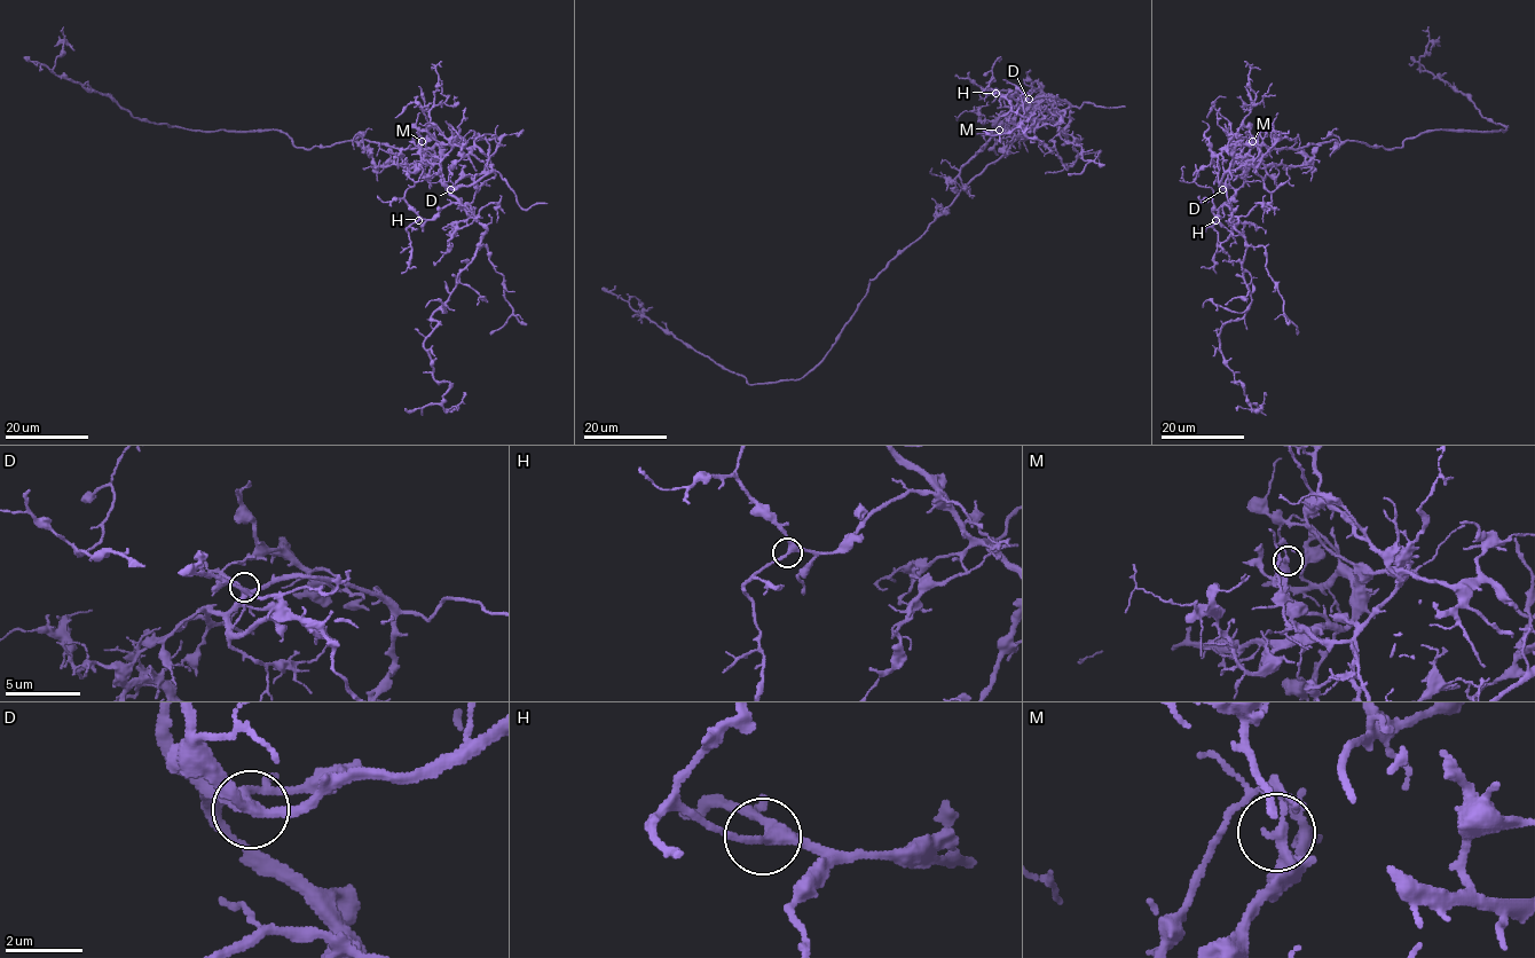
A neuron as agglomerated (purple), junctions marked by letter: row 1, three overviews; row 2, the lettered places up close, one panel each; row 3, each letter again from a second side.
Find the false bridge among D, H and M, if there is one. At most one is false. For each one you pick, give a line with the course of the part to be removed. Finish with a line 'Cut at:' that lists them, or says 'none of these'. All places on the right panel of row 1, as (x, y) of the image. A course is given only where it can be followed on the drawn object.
M: course (1252, 141), (1229, 165), (1228, 183), (1251, 303), (1219, 335), (1225, 364), (1258, 410), (1251, 408)
Cut at: M

